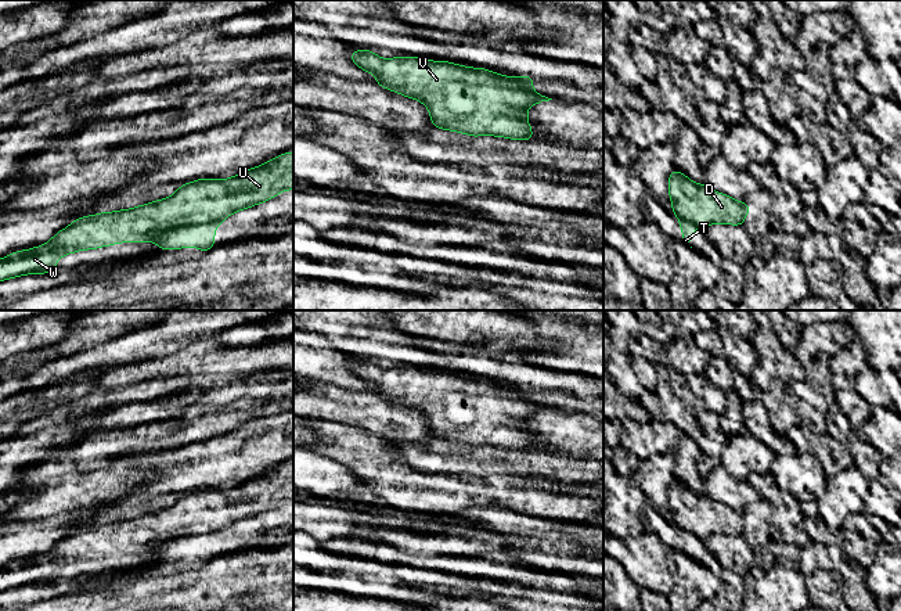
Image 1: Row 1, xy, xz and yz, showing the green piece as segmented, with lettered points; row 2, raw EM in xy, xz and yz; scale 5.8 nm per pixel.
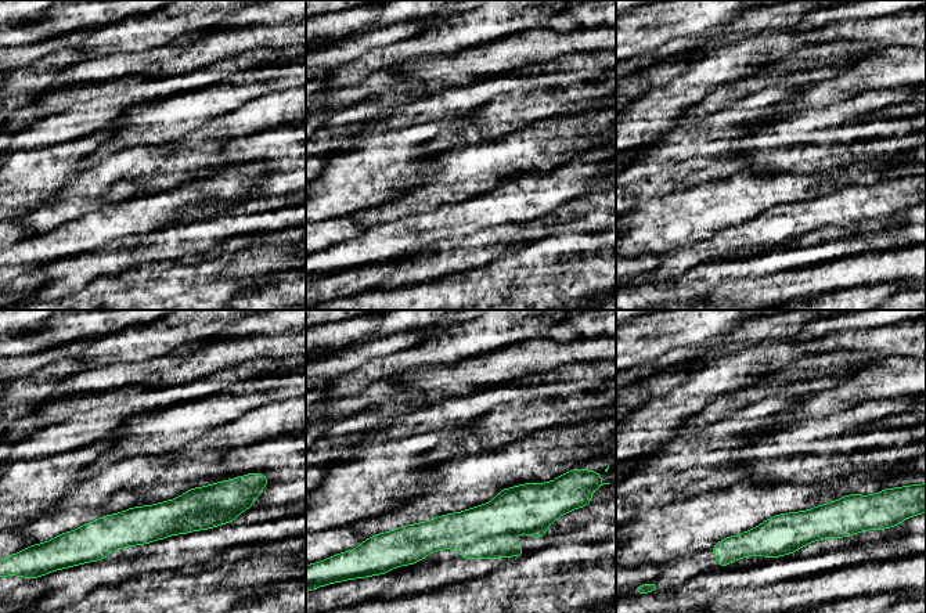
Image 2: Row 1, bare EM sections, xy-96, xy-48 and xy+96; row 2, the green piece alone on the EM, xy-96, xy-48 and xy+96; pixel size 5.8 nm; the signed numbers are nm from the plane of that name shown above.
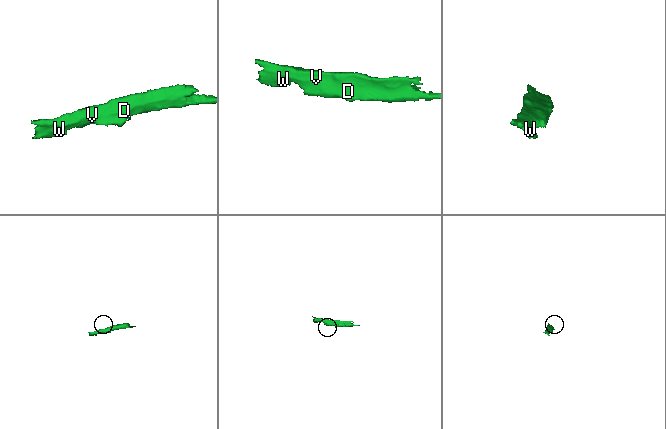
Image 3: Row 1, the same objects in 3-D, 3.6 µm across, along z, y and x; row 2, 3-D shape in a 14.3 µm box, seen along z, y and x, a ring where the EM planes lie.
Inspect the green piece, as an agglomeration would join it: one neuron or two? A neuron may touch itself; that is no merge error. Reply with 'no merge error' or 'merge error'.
merge error

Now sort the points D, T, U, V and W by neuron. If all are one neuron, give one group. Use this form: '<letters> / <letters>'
D U V W / T

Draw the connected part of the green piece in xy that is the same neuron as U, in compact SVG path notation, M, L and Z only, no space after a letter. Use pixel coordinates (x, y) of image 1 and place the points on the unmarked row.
M285 463L269 472L242 482L224 490L199 489L183 495L177 502L163 510L118 522L102 522L100 525L83 526L60 540L44 556L11 563L0 569L0 592L24 585L42 585L55 581L57 571L68 564L95 560L118 553L145 553L162 542L181 536L197 536L223 531L227 526L266 513L281 502L293 499L293 463Z

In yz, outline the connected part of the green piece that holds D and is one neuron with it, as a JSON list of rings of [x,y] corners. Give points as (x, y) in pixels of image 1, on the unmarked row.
[[[680,481],[668,485],[668,504],[673,524],[704,540],[713,533],[742,536],[750,520],[746,513],[696,495]]]

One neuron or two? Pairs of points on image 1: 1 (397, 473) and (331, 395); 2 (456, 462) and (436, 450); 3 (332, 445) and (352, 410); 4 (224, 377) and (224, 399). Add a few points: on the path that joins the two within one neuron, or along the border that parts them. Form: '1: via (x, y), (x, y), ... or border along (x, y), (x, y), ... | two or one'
1: border along (327, 420), (367, 427), (389, 439) | two
2: via (451, 457), (440, 455) | one
3: border along (312, 417), (320, 421), (367, 427), (375, 432) | two
4: border along (227, 384), (206, 390) | two

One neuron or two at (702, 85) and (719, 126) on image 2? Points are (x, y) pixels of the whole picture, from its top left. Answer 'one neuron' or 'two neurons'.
two neurons

